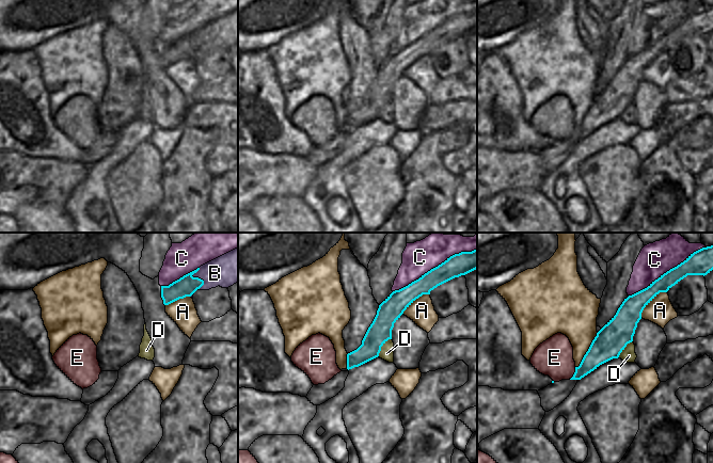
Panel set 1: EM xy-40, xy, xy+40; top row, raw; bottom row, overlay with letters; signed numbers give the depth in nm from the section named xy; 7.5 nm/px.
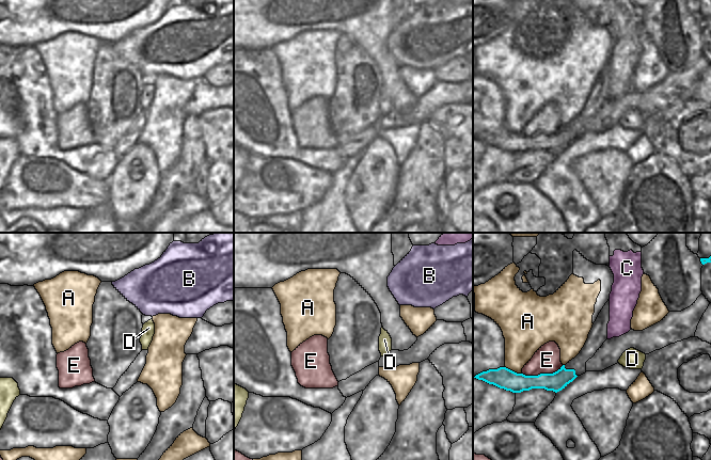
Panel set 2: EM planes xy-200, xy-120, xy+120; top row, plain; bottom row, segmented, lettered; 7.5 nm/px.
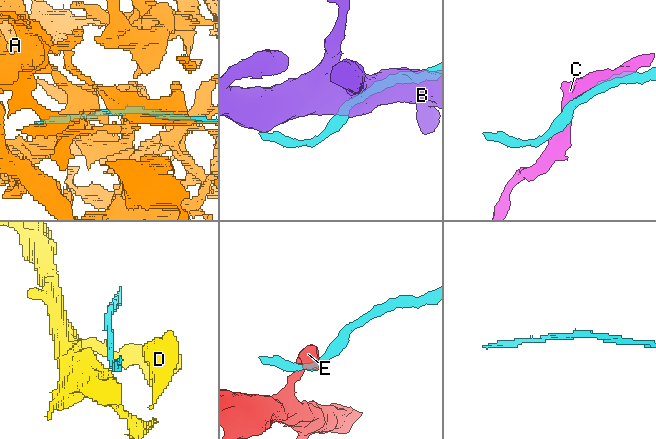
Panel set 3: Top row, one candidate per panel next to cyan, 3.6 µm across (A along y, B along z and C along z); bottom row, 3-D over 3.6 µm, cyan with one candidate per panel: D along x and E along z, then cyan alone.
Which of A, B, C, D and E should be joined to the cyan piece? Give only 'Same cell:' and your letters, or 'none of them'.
Same cell: none of them

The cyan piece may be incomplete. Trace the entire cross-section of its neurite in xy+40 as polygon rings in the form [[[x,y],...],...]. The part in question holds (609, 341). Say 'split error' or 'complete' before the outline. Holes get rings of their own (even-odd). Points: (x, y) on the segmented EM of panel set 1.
complete; [[[713,245],[691,254],[683,262],[670,269],[647,288],[629,296],[616,315],[597,333],[588,351],[570,380],[581,380],[600,365],[618,358],[633,341],[644,308],[660,293],[667,292],[687,275],[707,275],[713,270]]]

